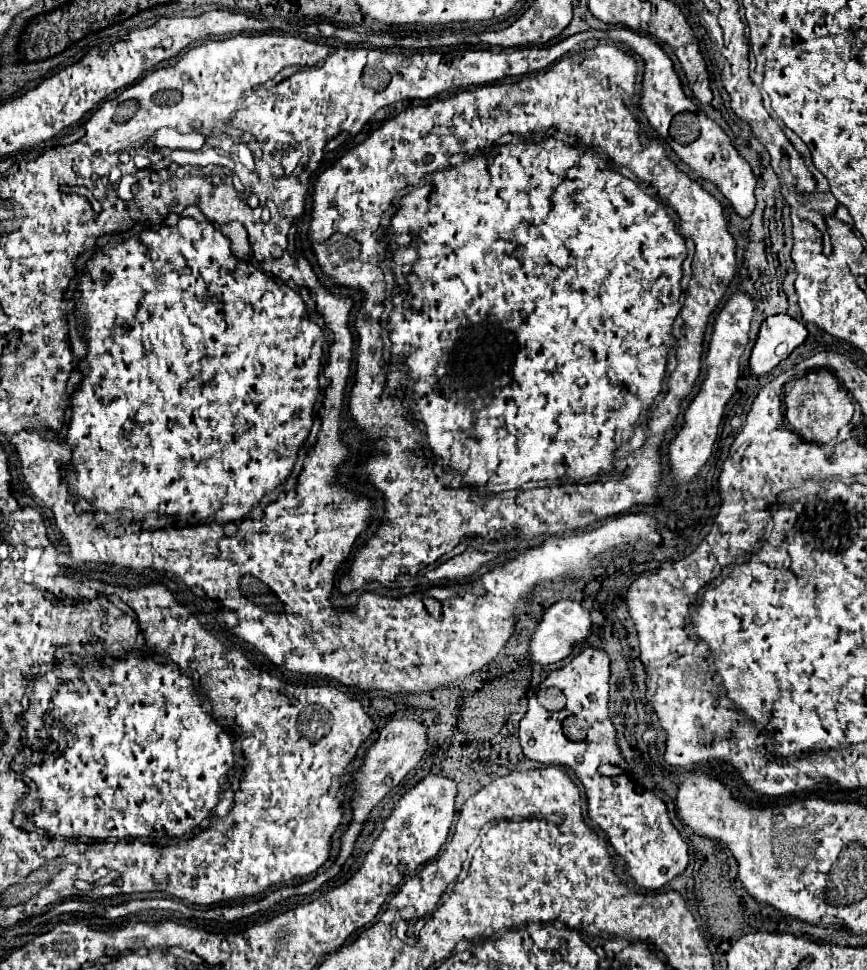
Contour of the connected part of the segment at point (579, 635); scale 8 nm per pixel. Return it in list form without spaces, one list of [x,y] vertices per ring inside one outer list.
[[[561,599],[557,601],[551,609],[547,609],[547,613],[543,615],[543,621],[537,625],[535,635],[531,637],[531,649],[529,649],[529,661],[541,663],[541,665],[551,665],[557,663],[561,659],[565,659],[575,647],[577,643],[585,641],[593,631],[593,621],[589,611],[571,599]]]

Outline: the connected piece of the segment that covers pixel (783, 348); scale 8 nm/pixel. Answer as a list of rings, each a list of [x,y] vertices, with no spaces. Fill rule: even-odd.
[[[779,313],[767,317],[761,325],[757,343],[751,353],[751,371],[755,375],[769,373],[783,359],[787,359],[795,347],[807,339],[807,327],[793,317]]]

